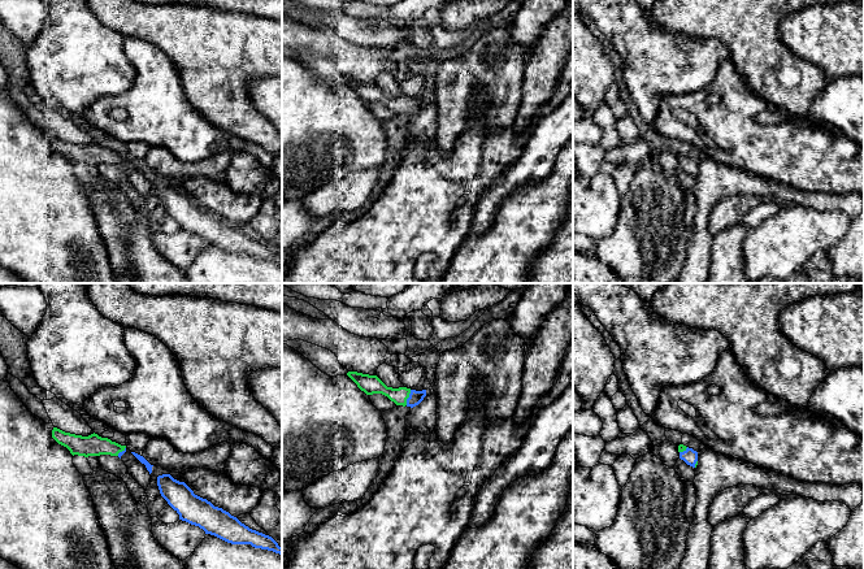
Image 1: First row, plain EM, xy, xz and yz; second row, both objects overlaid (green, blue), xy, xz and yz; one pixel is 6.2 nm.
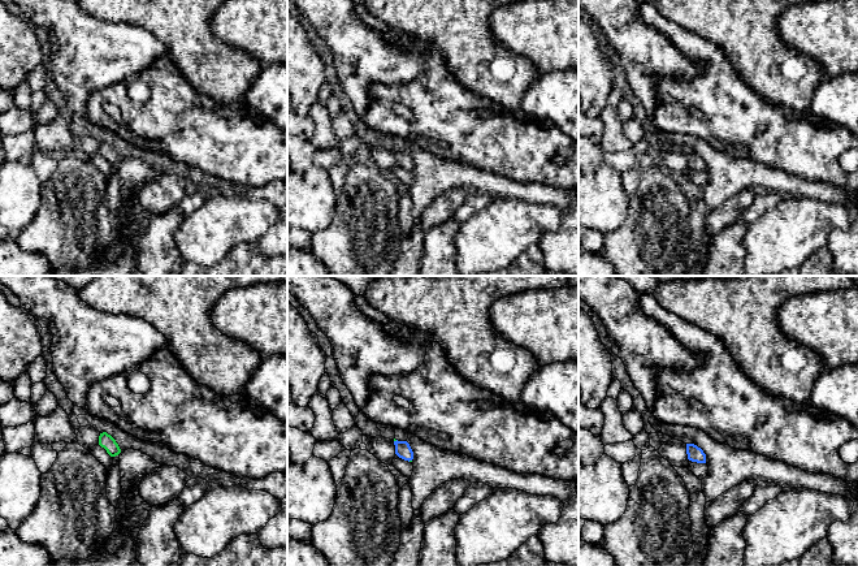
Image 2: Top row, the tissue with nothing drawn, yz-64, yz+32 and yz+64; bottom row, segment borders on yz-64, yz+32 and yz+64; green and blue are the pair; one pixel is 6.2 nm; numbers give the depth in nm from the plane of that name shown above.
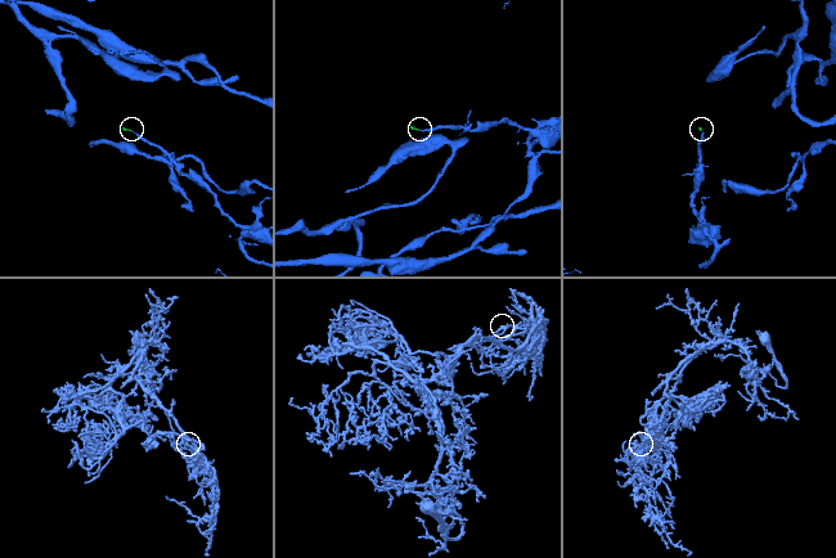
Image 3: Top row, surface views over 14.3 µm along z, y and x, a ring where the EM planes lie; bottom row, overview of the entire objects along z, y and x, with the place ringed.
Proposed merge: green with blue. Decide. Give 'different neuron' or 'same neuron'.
same neuron

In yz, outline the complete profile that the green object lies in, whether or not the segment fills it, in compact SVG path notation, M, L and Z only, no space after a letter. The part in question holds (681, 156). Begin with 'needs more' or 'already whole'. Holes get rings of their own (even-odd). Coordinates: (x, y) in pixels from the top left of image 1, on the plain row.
needs more; M683 153L678 155L680 168L683 169L687 174L696 177L698 174L698 161L692 157L689 157Z

